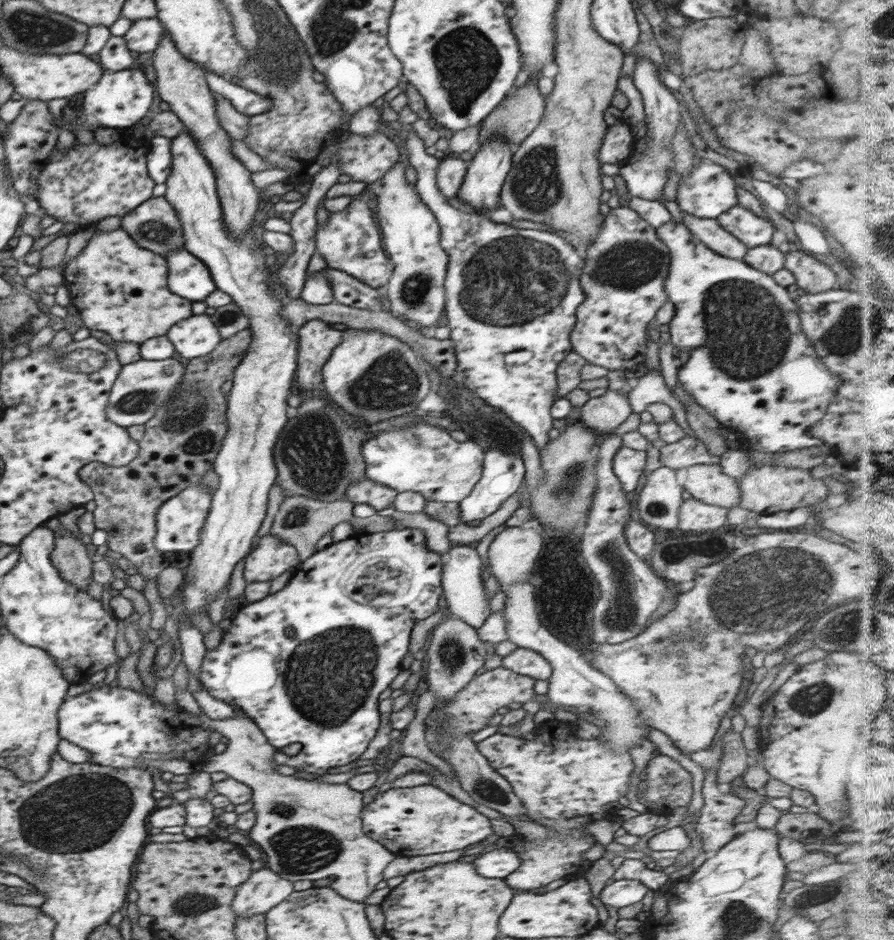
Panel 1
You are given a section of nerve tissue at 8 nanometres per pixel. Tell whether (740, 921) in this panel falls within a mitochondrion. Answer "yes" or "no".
yes

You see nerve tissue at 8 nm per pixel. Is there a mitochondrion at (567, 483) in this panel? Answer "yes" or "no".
yes

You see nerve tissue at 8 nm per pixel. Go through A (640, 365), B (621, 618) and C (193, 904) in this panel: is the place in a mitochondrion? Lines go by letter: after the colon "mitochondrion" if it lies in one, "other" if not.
A: other
B: mitochondrion
C: mitochondrion

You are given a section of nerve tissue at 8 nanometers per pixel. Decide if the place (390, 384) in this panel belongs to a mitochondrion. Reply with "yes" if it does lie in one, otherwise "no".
yes

